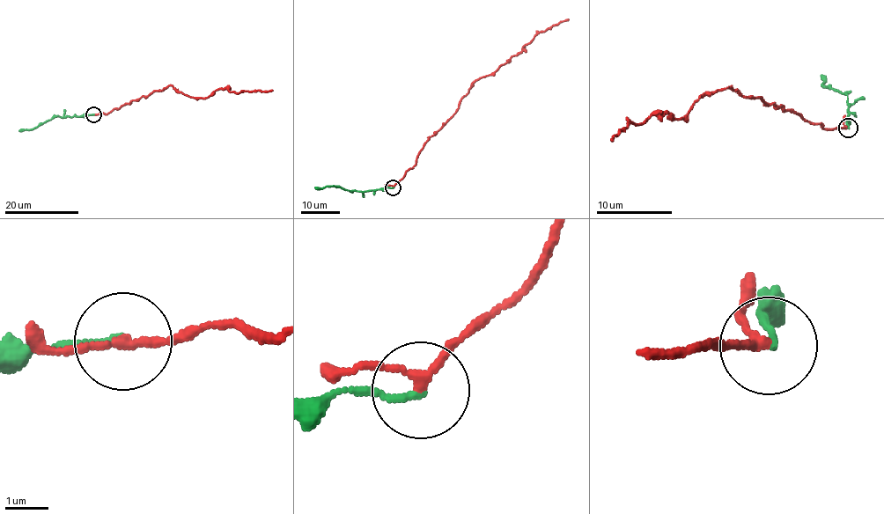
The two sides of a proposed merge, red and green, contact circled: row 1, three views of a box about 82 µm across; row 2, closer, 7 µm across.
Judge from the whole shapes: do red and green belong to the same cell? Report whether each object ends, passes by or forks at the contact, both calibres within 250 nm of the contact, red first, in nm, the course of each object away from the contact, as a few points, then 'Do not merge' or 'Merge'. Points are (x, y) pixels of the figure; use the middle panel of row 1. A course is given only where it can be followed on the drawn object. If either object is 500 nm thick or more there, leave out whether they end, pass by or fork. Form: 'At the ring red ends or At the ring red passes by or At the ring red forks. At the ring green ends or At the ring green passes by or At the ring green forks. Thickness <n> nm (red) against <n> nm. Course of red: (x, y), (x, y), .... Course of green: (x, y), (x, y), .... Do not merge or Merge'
At the ring red passes by. At the ring green ends. Thickness 200 nm (red) against 170 nm. Course of red: (393, 187), (407, 171), (413, 168), (428, 139), (450, 119), (471, 85), (497, 71), (536, 35), (569, 19). Course of green: (393, 187), (371, 191), (330, 186), (314, 187). Merge

